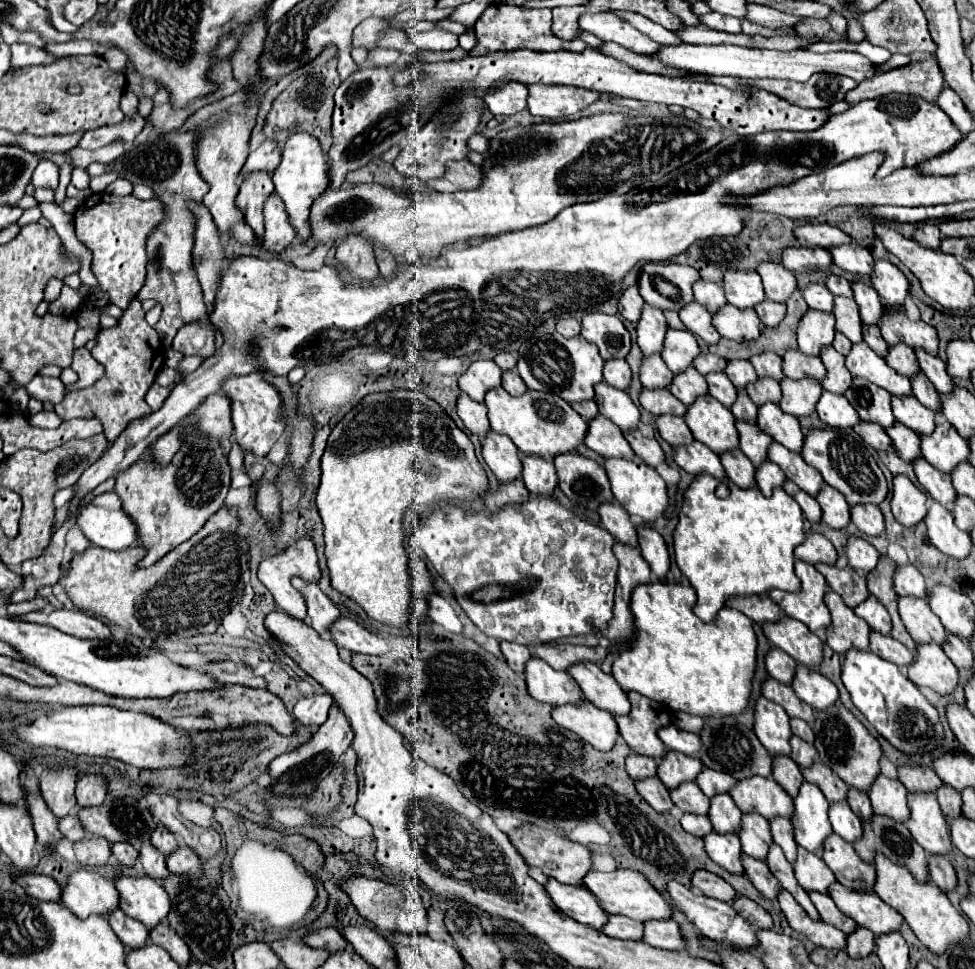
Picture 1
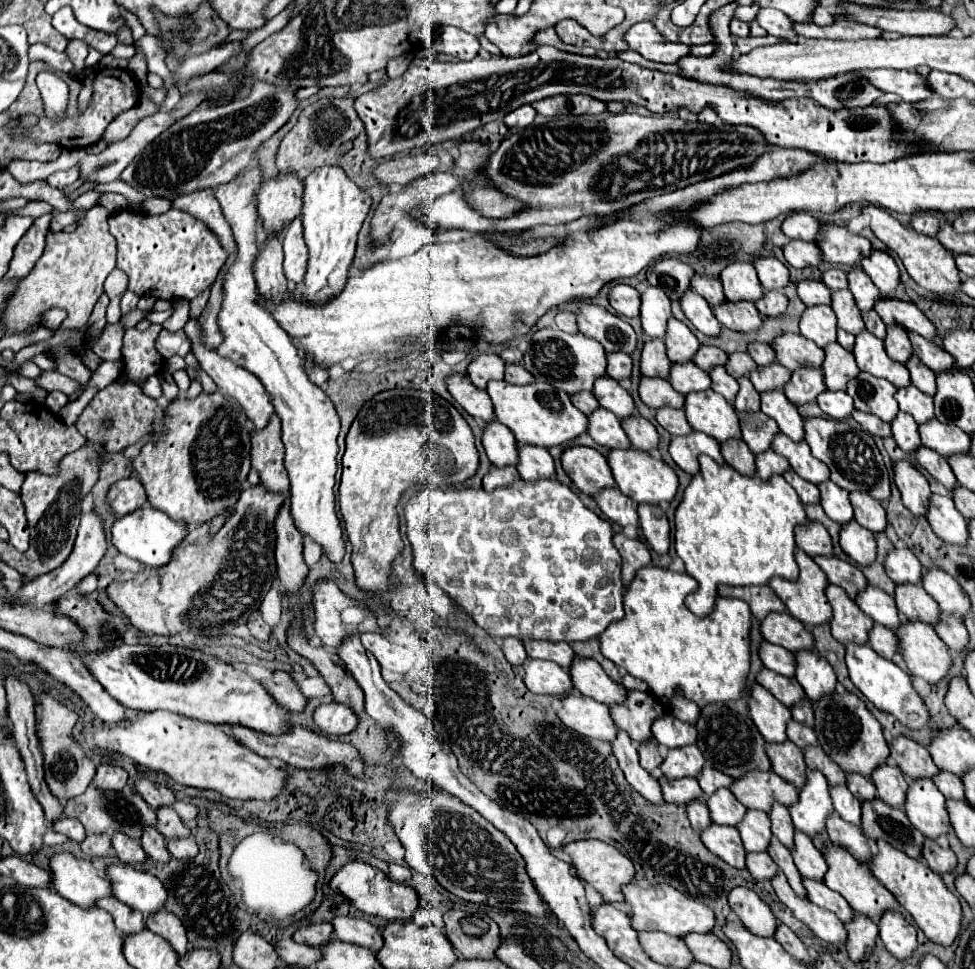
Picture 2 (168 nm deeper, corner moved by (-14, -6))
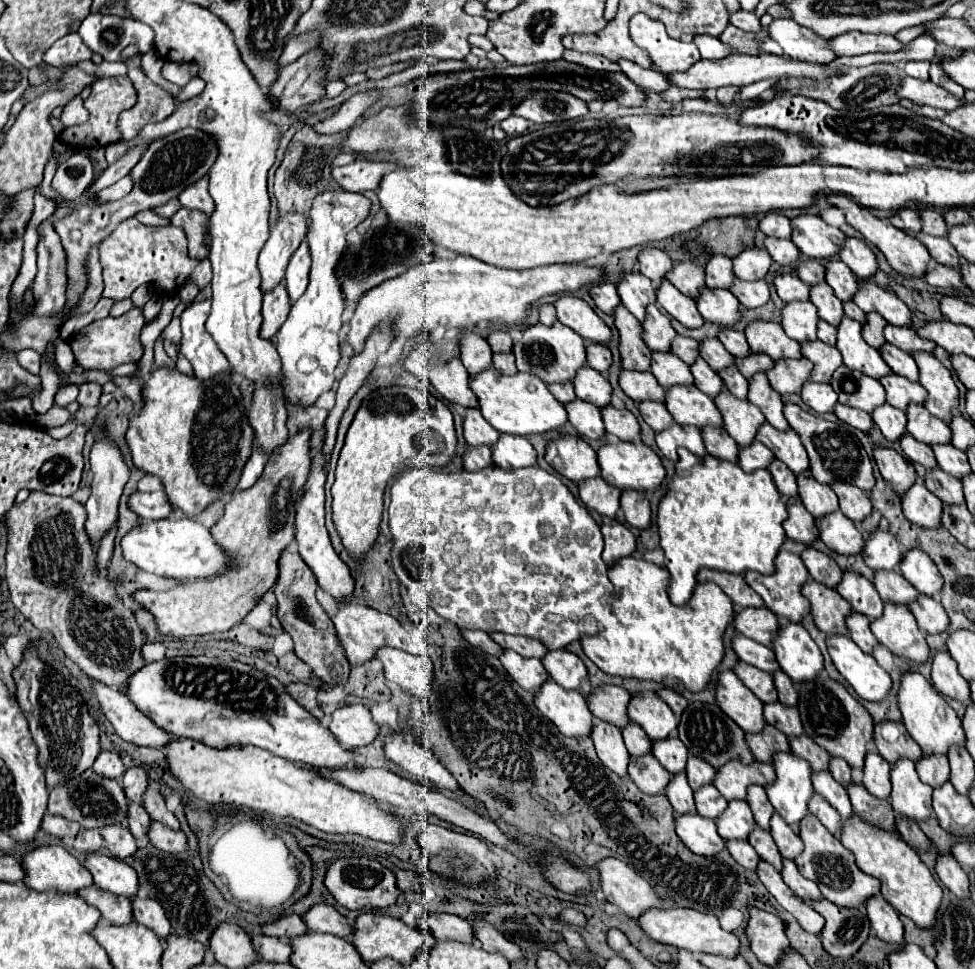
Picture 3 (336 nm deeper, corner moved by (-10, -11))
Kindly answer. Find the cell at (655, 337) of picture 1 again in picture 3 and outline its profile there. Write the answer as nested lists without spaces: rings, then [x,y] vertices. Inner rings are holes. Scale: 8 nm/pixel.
[[[638,270],[624,272],[624,278],[618,282],[618,296],[620,302],[638,318],[646,316],[646,304],[654,302],[654,288],[652,282],[642,276]]]

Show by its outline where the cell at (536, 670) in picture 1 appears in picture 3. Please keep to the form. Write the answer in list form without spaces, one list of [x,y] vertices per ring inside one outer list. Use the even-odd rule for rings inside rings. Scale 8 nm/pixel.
[[[504,650],[498,660],[502,662],[510,678],[526,690],[538,690],[548,680],[546,670],[542,668],[542,662],[538,658],[522,658],[516,652]]]

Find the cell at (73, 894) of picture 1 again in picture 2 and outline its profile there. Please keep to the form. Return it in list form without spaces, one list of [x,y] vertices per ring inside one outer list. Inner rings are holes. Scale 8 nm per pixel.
[[[58,853],[50,859],[54,891],[78,907],[96,907],[96,901],[112,895],[112,883],[104,869],[96,869],[88,859]]]

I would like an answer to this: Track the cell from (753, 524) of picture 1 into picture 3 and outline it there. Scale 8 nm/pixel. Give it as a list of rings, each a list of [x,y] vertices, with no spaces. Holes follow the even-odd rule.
[[[680,448],[676,472],[656,512],[660,546],[666,554],[664,568],[670,572],[668,598],[678,606],[686,604],[700,568],[732,574],[744,574],[746,570],[772,574],[774,558],[786,538],[782,522],[788,518],[788,510],[782,500],[774,480],[770,480],[770,472],[760,468],[746,474],[734,462],[720,460],[708,452],[696,456]]]

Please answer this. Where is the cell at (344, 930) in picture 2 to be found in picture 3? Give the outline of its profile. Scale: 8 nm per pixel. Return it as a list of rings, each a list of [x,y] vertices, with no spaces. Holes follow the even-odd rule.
[[[314,904],[302,920],[310,932],[328,932],[344,940],[350,940],[352,936],[352,924],[330,904]]]

